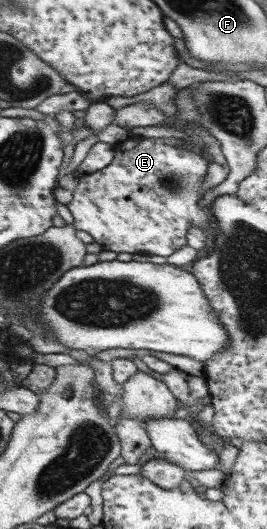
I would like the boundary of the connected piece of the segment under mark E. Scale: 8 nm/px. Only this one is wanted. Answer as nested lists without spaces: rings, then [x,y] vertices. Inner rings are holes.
[[[155,138],[119,142],[115,146],[115,153],[112,163],[101,171],[80,174],[72,201],[67,204],[73,215],[73,226],[76,229],[90,233],[94,241],[104,250],[168,257],[188,243],[190,227],[196,226],[203,230],[208,227],[208,223],[197,222],[208,221],[206,213],[200,211],[200,207],[194,207],[204,195],[202,181],[208,171],[206,159],[202,159],[192,151],[186,151],[186,146],[183,149],[176,149],[172,145],[166,145],[162,139]]]

